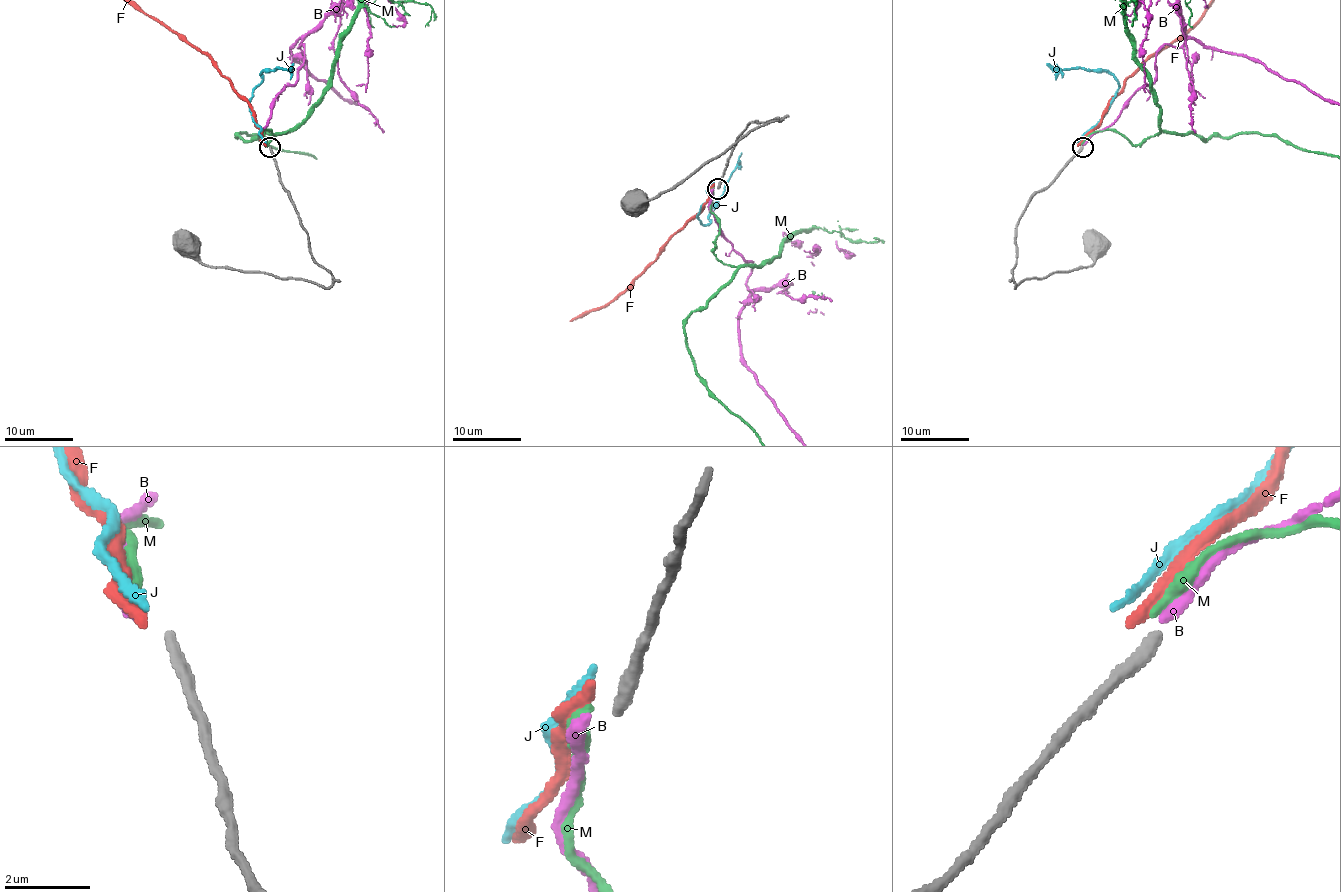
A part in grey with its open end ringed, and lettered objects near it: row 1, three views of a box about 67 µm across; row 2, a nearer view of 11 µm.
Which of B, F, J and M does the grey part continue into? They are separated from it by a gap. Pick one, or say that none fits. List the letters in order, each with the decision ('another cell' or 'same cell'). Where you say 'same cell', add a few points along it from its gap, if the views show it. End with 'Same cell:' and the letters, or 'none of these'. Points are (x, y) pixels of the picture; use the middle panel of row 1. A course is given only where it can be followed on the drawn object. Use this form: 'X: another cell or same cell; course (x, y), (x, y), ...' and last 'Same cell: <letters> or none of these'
B: same cell
F: another cell
J: another cell
M: another cell
Same cell: B

